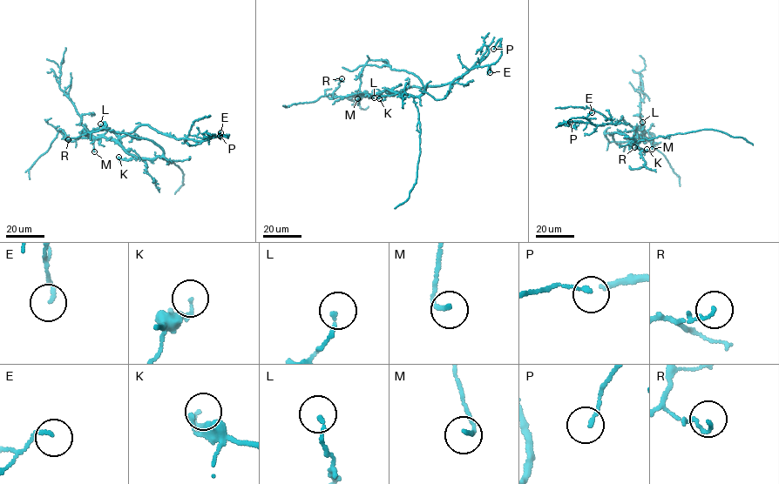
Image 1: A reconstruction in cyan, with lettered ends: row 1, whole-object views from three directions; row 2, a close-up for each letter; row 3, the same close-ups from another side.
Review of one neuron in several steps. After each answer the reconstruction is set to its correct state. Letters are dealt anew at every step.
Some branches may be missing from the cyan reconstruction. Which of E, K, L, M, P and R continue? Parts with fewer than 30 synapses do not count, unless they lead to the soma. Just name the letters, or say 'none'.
none

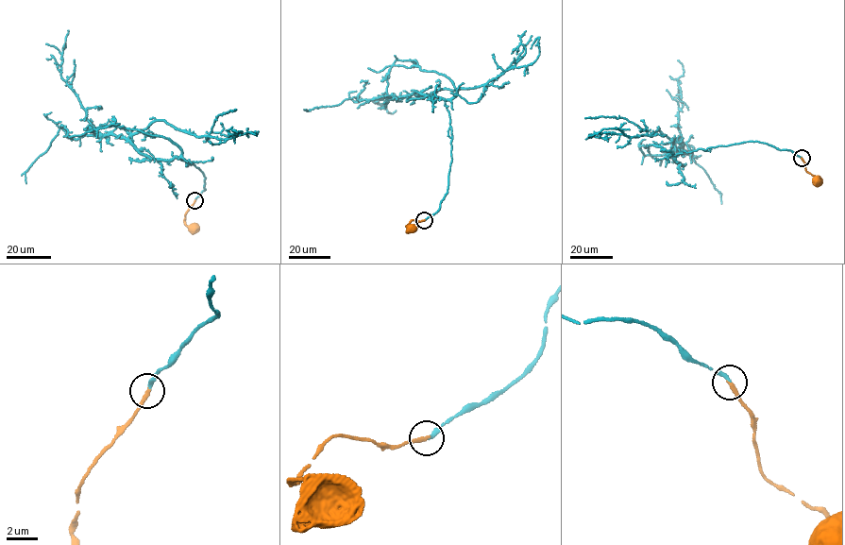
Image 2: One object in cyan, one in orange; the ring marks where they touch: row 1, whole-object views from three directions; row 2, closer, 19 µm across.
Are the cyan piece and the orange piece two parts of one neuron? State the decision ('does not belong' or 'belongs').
belongs

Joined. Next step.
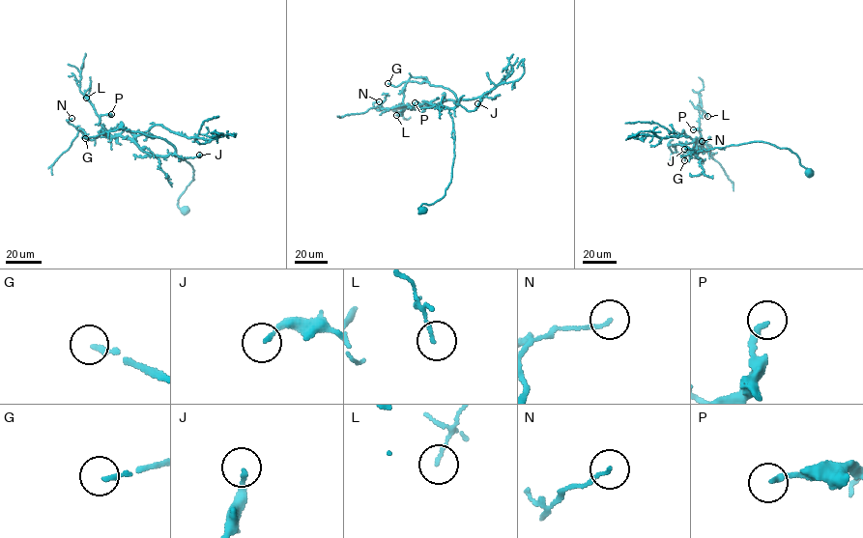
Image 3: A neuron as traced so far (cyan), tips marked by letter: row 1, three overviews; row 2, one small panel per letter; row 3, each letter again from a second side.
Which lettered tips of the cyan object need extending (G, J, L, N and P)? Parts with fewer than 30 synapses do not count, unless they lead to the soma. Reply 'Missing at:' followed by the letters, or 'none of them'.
Missing at: G

